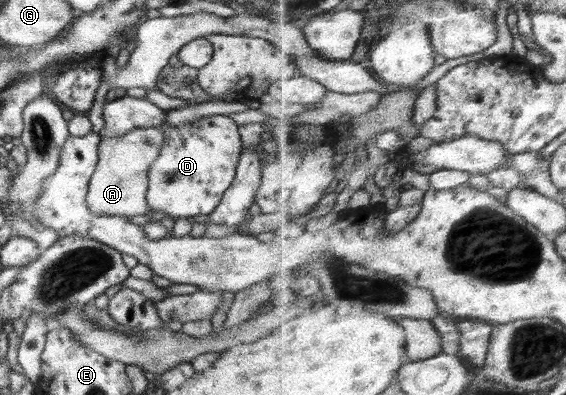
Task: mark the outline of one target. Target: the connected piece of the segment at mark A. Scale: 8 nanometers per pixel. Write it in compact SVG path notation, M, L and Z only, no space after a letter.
M162 127L137 128L123 134L123 136L113 136L113 138L102 138L98 150L98 163L88 184L86 196L87 206L93 214L99 216L141 216L148 214L149 206L146 199L148 191L148 170L152 162L160 154L159 147L164 142L164 132Z

